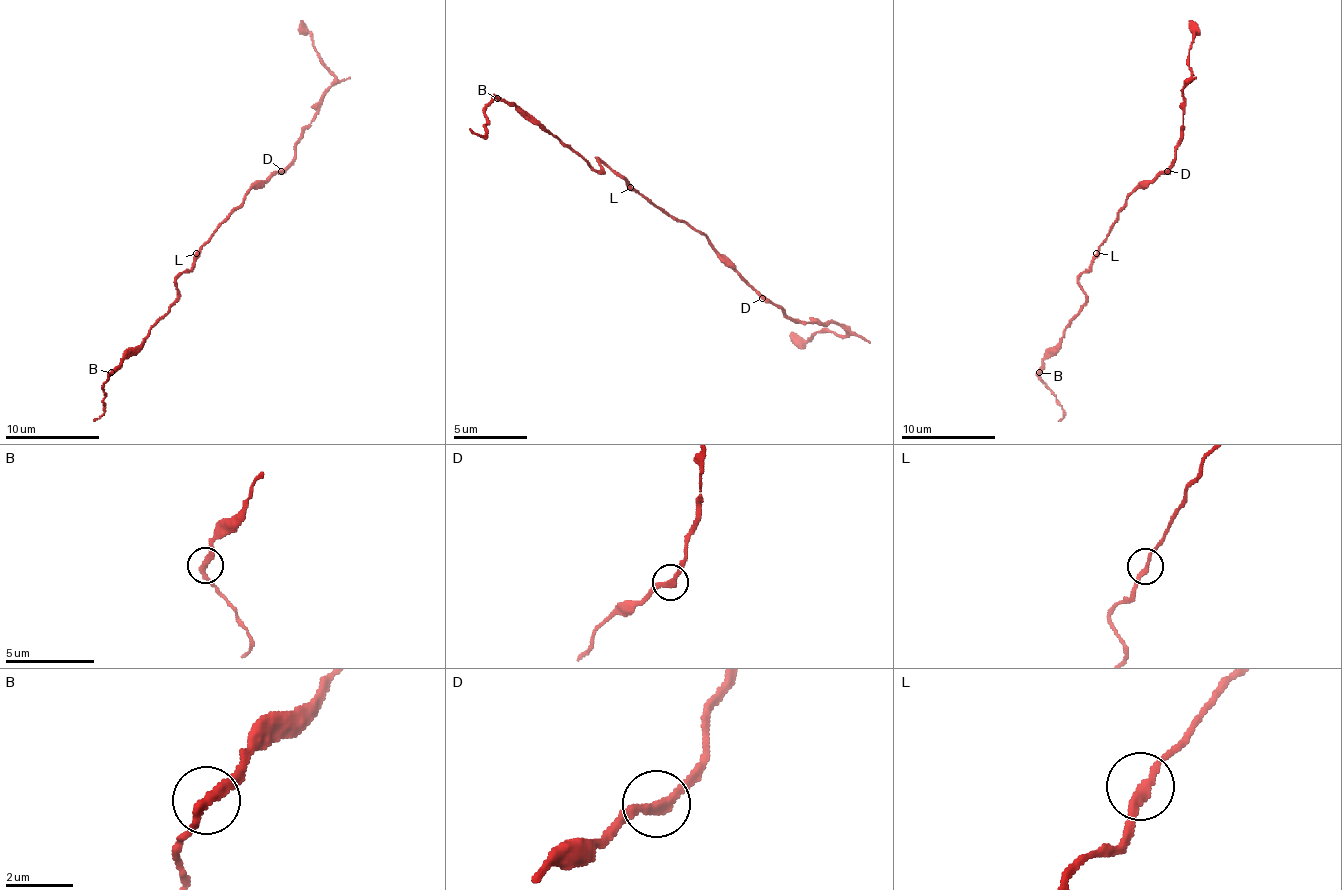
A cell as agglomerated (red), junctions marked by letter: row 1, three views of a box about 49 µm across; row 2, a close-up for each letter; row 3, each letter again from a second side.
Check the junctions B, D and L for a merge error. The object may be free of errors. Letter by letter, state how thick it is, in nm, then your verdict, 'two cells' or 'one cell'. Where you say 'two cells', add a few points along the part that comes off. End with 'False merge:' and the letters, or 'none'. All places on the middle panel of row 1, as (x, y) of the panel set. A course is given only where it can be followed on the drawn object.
B: 240 nm | two cells | (498, 99), (487, 107), (483, 136), (469, 129)
D: 240 nm | one cell
L: 240 nm | one cell
False merge: B

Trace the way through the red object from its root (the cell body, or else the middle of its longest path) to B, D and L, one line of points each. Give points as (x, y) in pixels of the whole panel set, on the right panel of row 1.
B: (1115, 222), (1096, 258), (1078, 281), (1085, 295), (1085, 305), (1063, 331), (1061, 342), (1042, 361), (1040, 373)
D: (1115, 222), (1118, 213), (1136, 189), (1146, 187), (1167, 171)
L: (1115, 222), (1096, 253)

